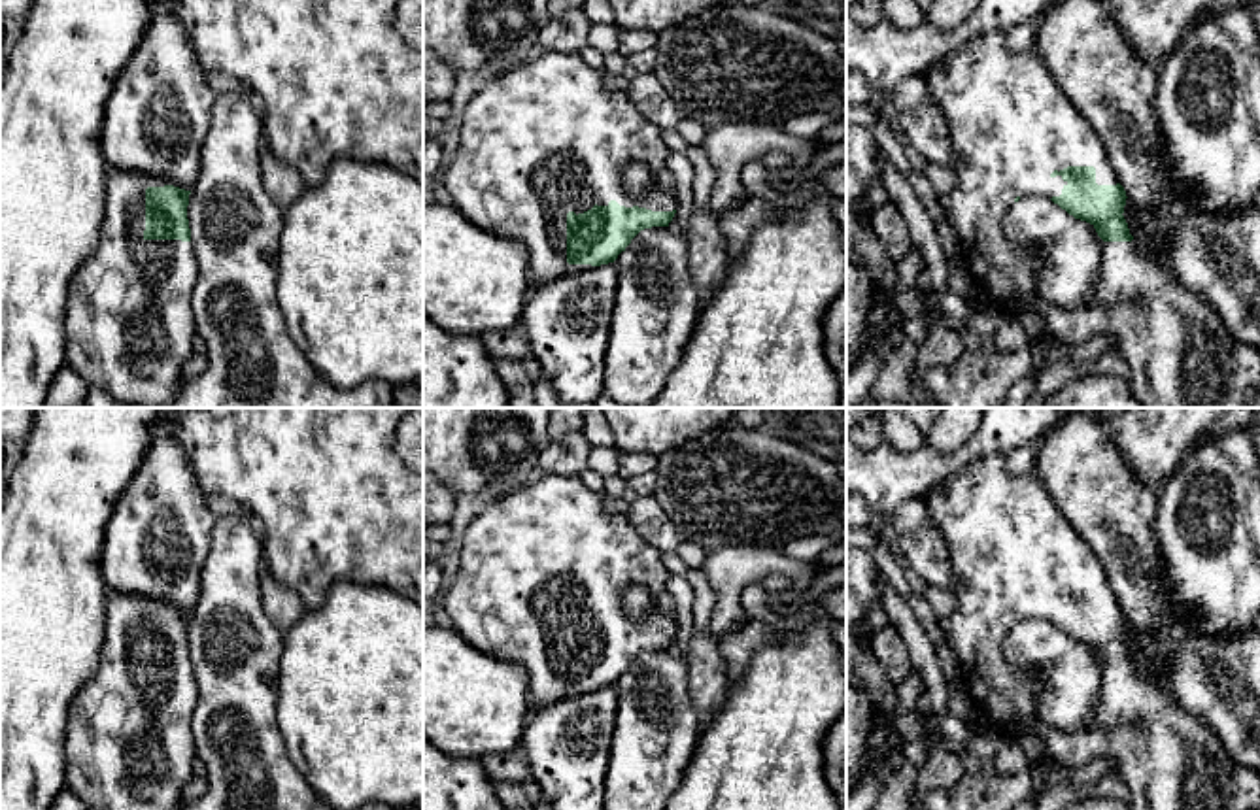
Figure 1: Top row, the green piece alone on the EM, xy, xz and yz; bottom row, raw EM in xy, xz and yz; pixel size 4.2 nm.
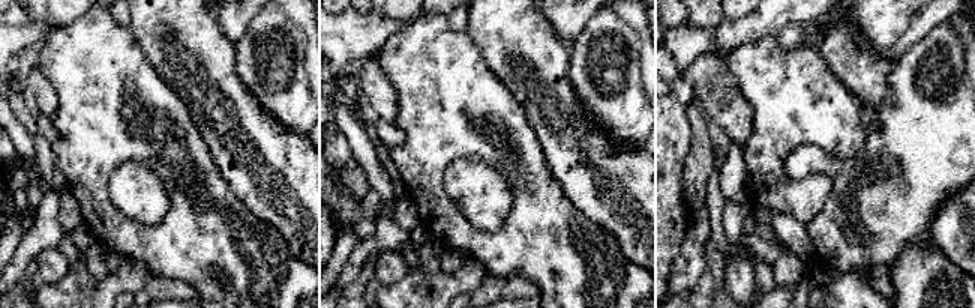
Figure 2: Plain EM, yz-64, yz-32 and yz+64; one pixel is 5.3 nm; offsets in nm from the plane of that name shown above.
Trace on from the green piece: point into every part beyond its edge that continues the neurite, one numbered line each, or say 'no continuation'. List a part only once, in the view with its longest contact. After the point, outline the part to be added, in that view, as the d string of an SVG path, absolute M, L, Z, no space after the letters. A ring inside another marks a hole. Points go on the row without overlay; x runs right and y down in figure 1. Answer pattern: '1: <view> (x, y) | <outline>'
1: xz (548, 559) | M546 474L535 483L512 491L484 510L465 531L459 565L448 574L440 604L451 619L451 629L476 650L521 665L529 678L531 712L565 697L593 691L567 685L567 636L584 636L616 623L625 631L652 634L676 633L676 619L657 608L671 574L661 563L661 551L646 542L623 514L604 506L603 495L591 491L580 476ZM644 587L650 593L650 612L633 619L623 612L621 593Z

